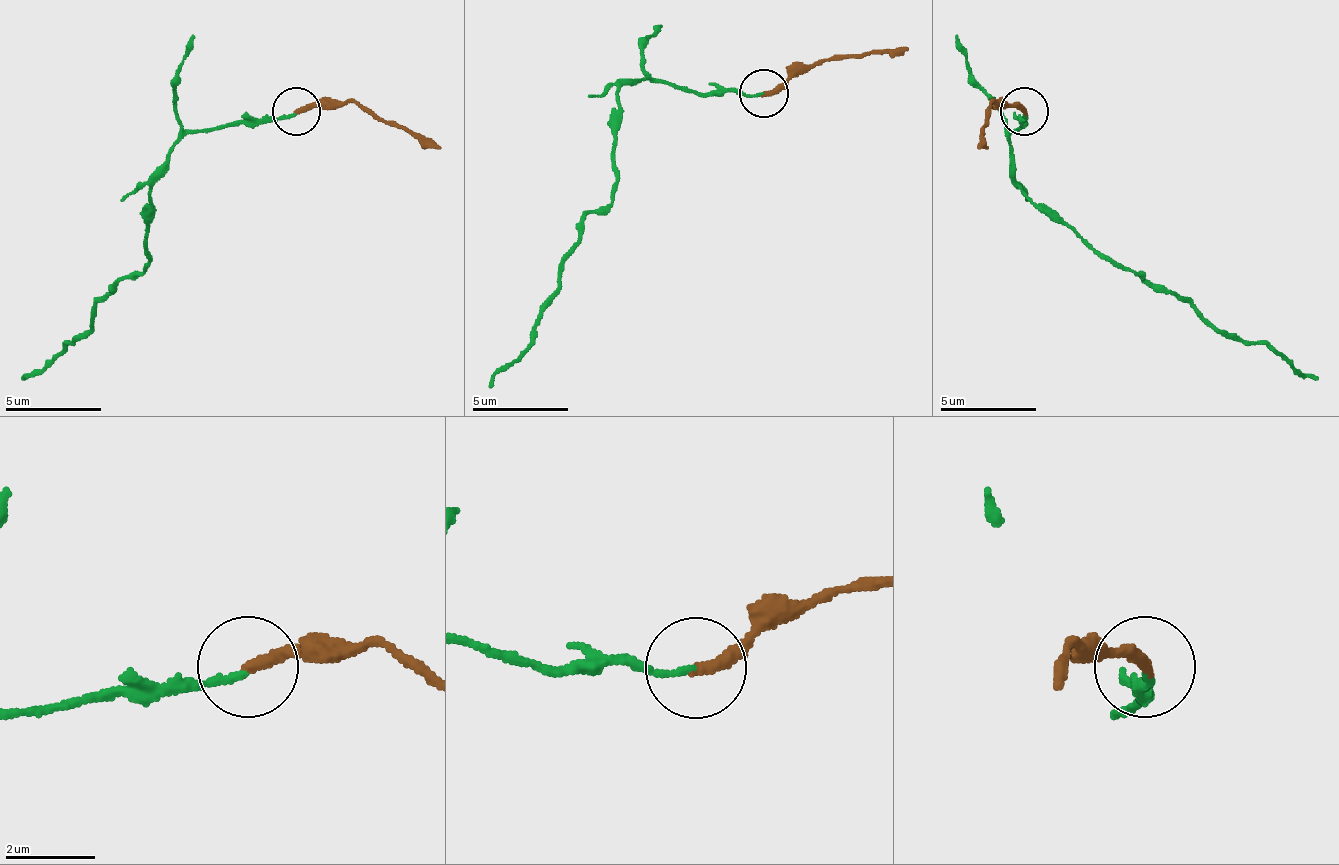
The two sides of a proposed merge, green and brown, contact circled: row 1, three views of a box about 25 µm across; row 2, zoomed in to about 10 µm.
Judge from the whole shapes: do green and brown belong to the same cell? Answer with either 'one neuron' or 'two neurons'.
one neuron

